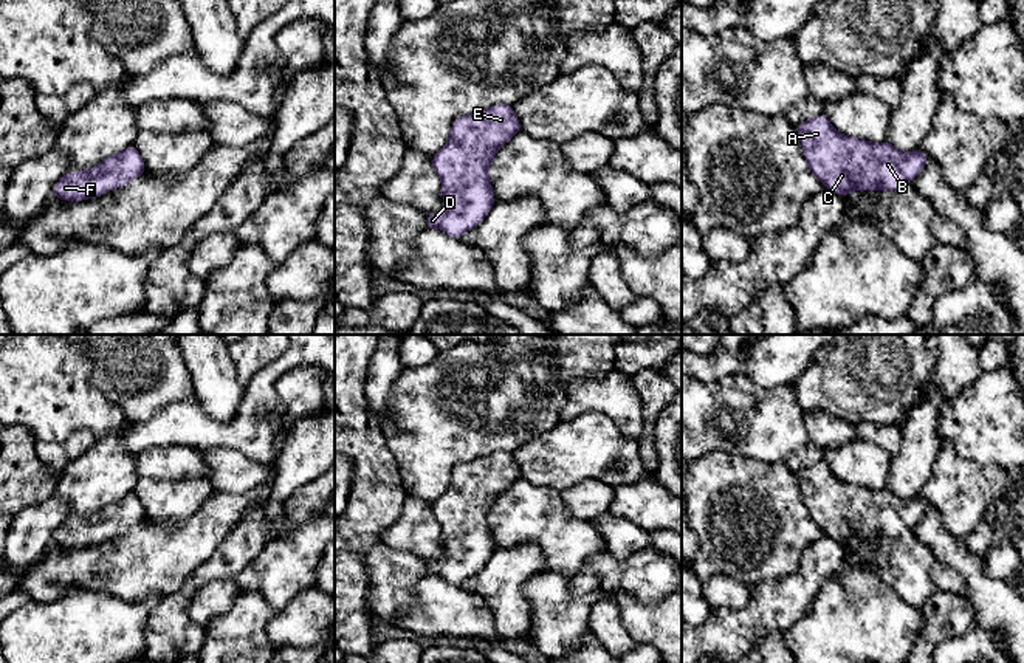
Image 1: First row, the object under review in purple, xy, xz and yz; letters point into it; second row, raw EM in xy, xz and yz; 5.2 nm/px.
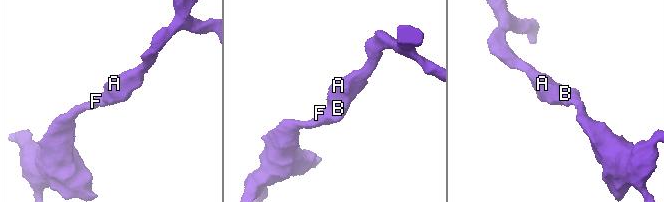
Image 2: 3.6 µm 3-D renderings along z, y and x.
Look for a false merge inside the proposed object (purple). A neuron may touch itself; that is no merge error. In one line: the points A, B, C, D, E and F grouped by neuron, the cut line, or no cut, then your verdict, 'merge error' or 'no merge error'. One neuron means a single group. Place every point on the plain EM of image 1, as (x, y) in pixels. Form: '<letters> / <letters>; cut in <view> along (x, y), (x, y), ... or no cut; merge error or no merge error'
A B C D E F; no cut; no merge error

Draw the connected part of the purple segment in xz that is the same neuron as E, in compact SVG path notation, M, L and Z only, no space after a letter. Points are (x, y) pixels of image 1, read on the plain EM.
M508 451L454 466L448 490L431 510L440 524L446 555L426 561L426 575L462 586L490 561L496 550L490 511L519 477L522 472Z

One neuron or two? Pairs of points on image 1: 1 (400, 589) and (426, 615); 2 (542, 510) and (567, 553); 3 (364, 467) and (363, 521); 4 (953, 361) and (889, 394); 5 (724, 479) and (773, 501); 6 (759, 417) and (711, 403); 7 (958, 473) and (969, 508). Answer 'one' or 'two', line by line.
1: two
2: one
3: one
4: two
5: one
6: one
7: one

